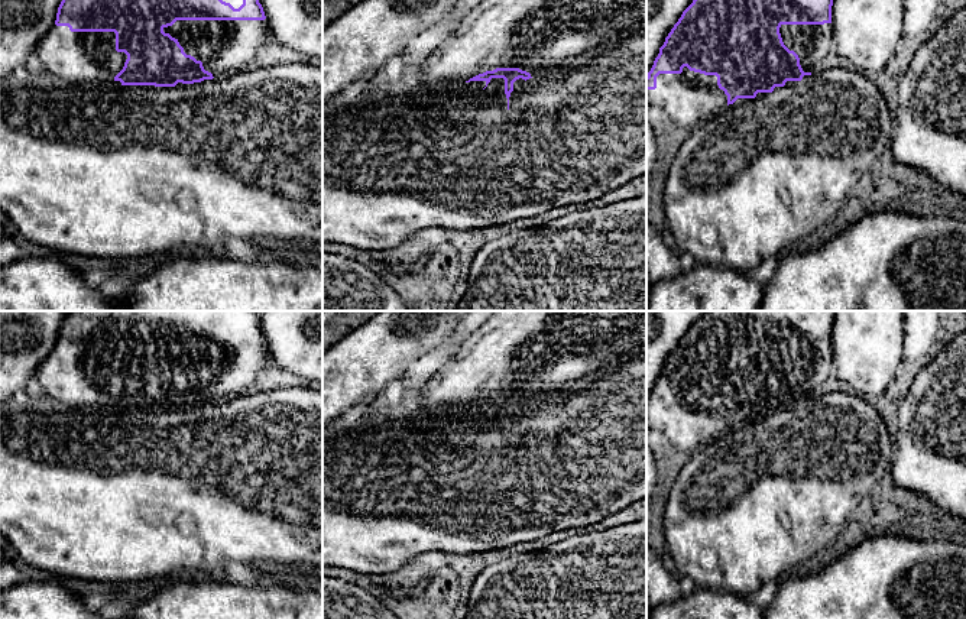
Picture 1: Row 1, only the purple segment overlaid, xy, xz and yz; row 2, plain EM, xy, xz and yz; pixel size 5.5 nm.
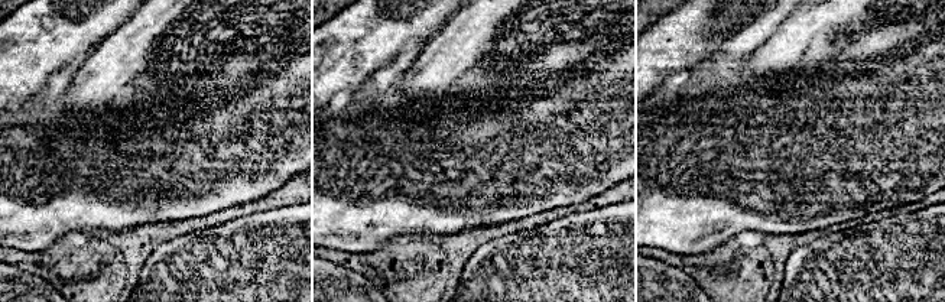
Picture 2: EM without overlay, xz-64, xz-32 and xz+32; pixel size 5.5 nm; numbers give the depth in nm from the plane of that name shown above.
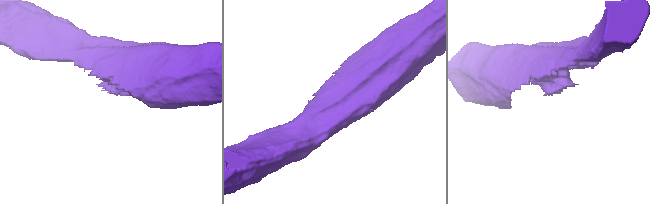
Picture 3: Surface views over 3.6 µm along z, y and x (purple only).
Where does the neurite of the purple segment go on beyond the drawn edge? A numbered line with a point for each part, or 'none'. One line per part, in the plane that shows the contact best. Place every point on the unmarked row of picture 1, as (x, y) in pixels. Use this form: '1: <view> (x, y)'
1: xy (223, 370)

